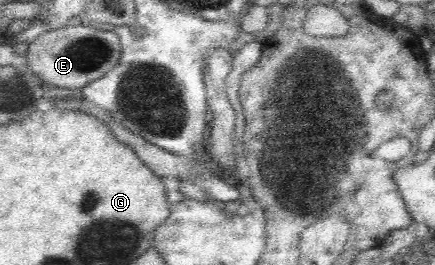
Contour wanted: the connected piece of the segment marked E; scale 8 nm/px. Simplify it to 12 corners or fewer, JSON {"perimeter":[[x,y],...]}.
{"perimeter":[[81,22],[29,44],[45,87],[79,88],[120,61],[119,38]]}

